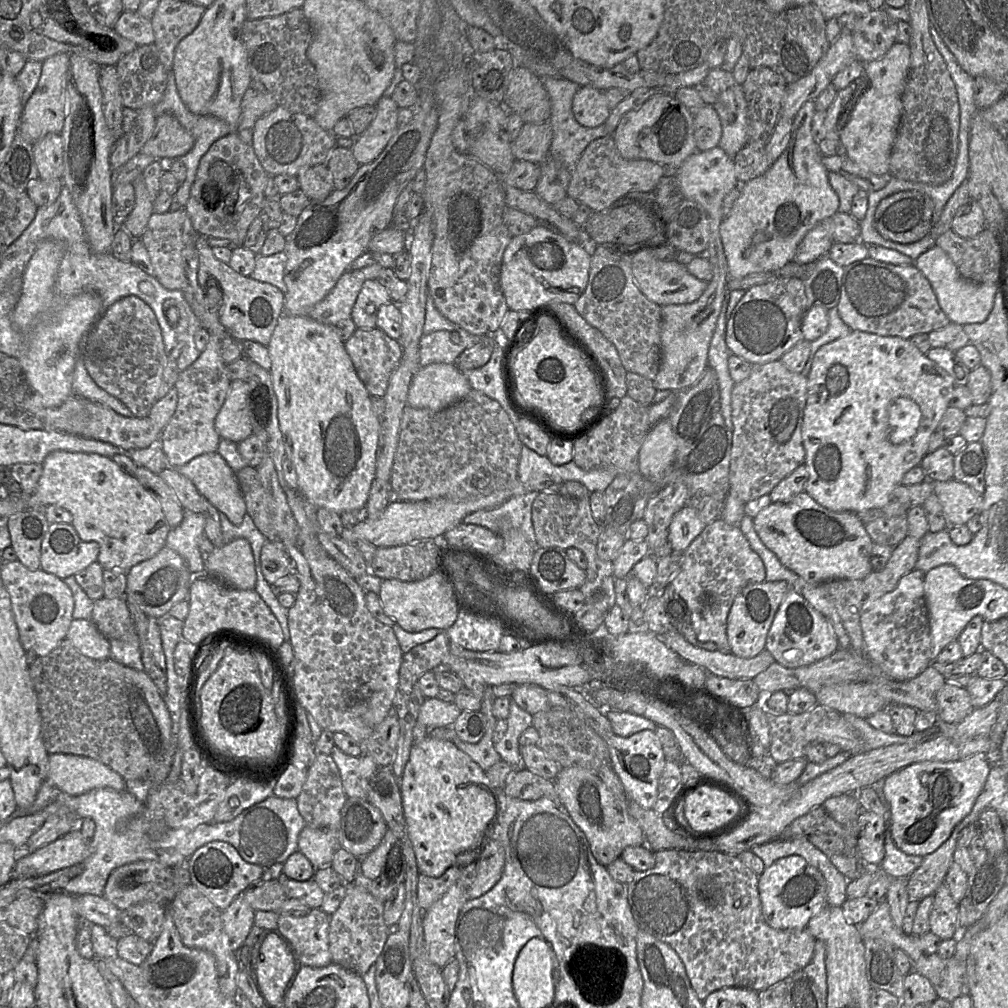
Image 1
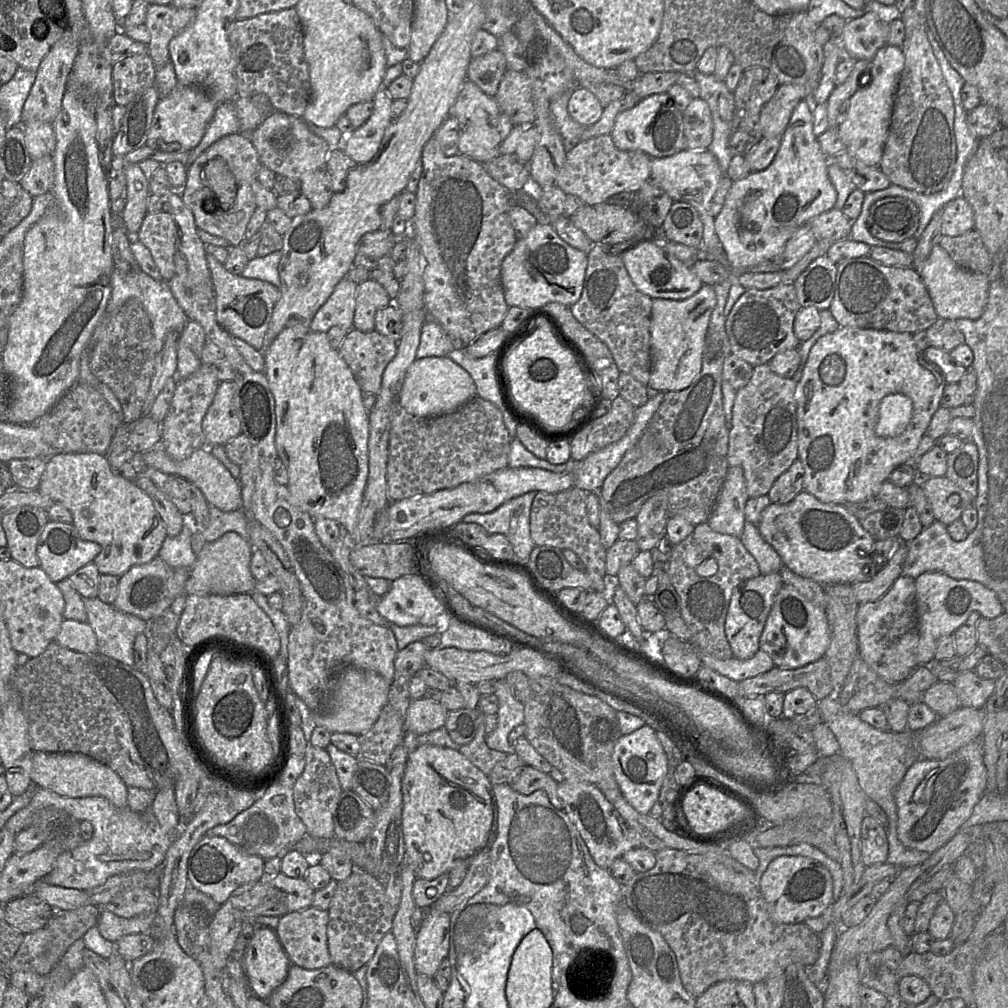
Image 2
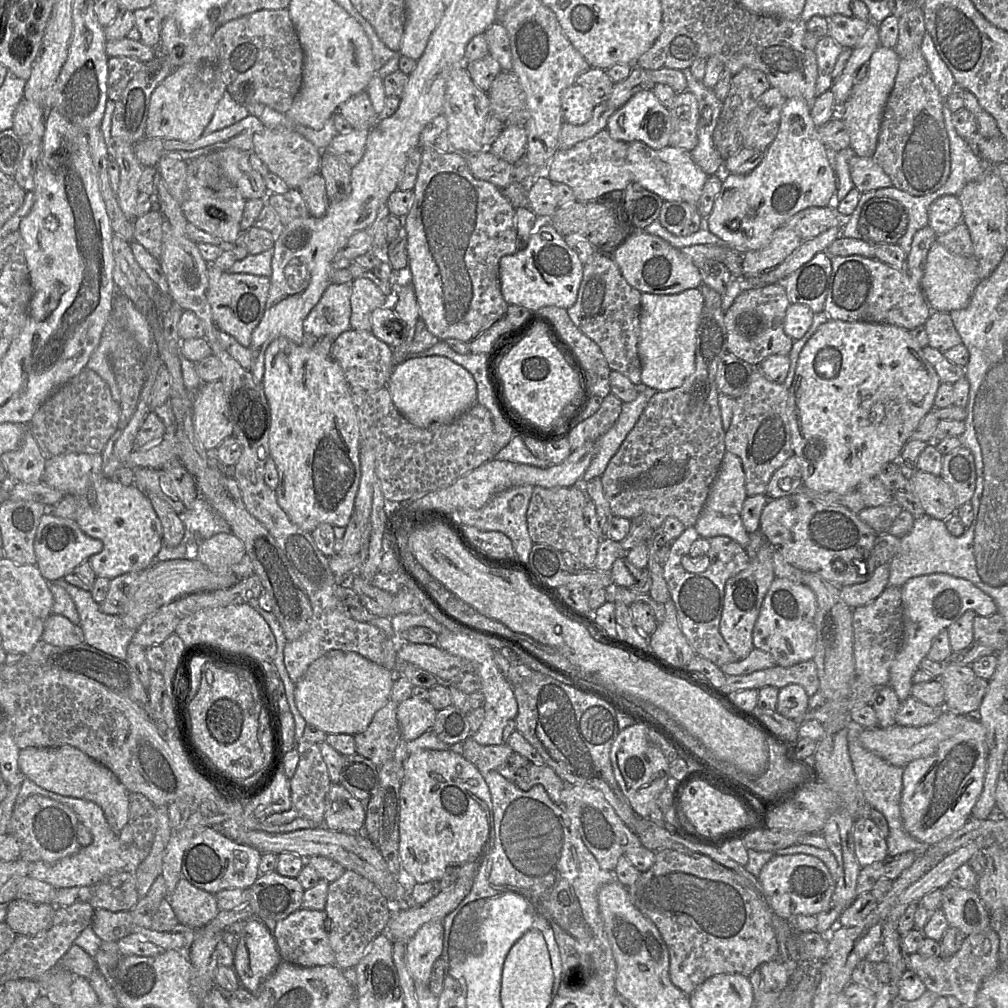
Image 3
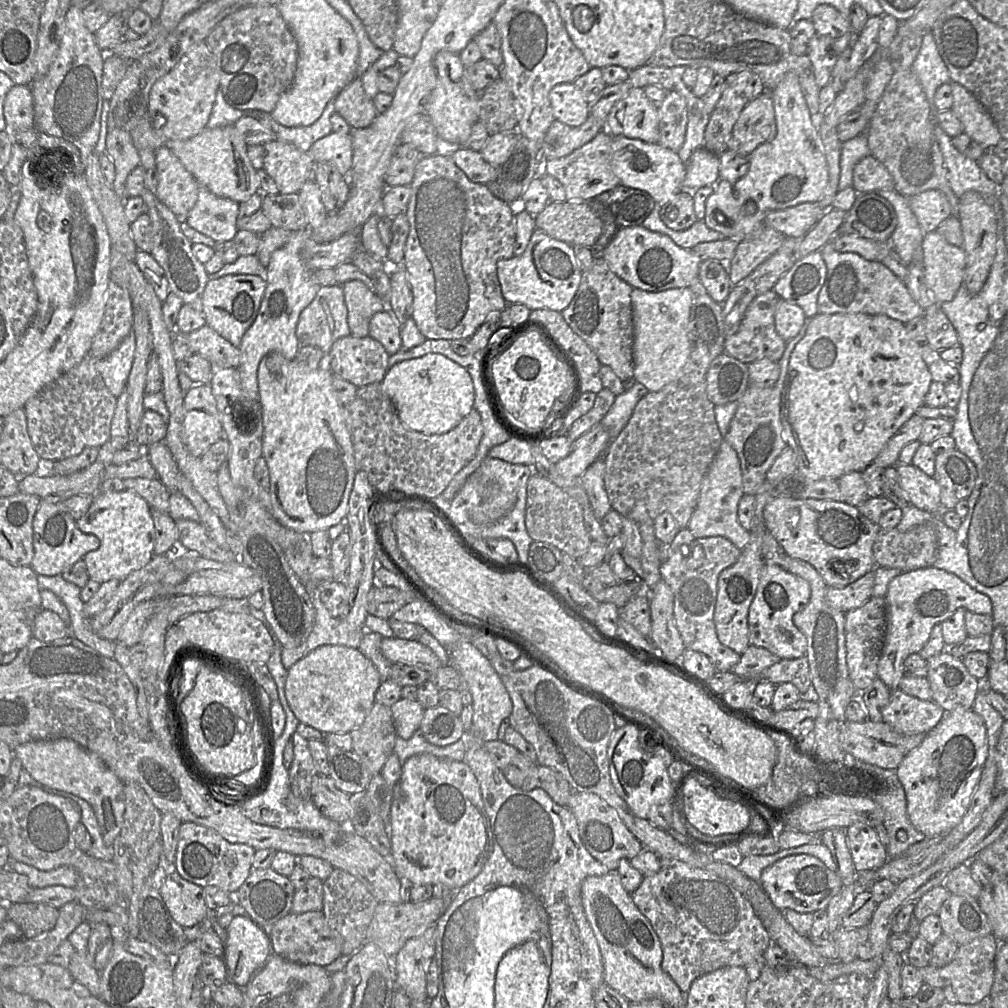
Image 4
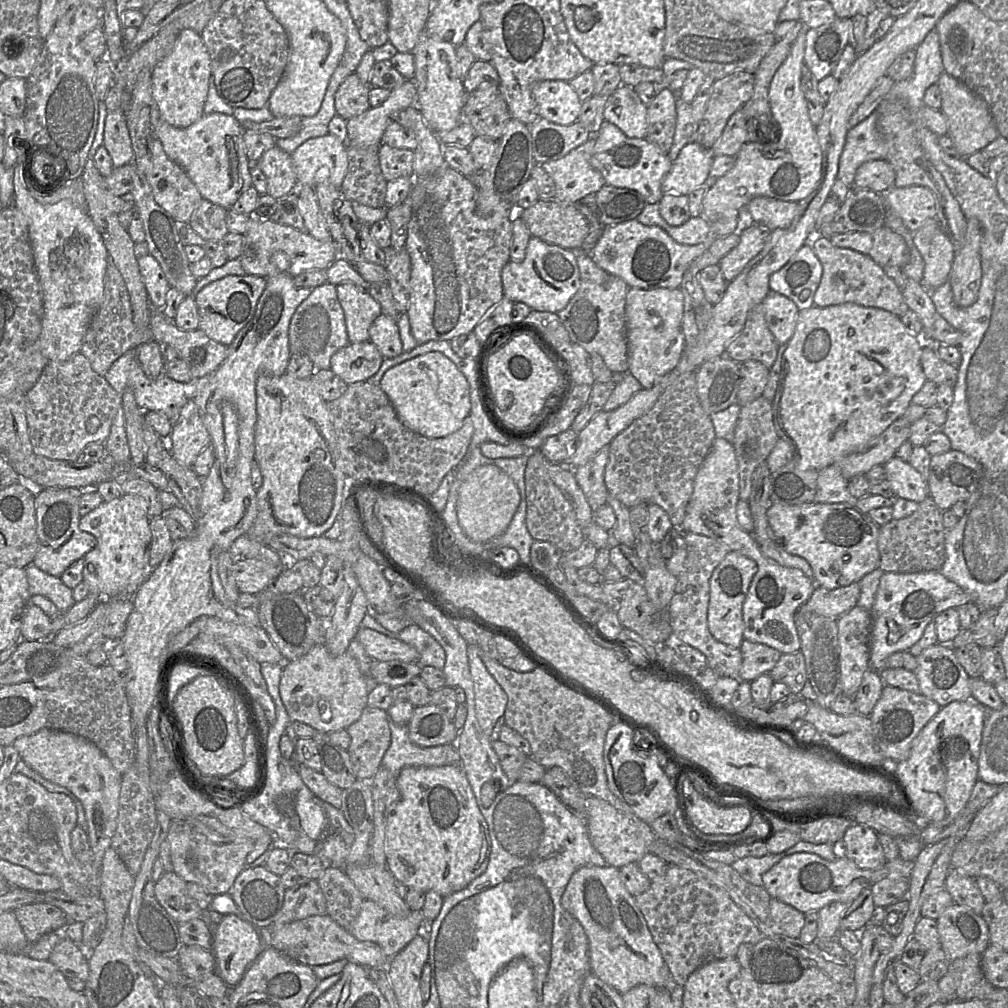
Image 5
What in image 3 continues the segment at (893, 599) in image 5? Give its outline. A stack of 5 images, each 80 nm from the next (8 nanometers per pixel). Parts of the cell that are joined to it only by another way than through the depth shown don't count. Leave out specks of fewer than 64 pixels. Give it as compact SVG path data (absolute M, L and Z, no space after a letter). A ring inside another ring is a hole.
M932 573L913 577L901 587L903 604L903 639L891 667L889 686L900 701L911 696L912 678L922 659L926 658L933 639L942 630L946 630L966 611L973 610L980 616L996 613L994 600L970 581L944 573Z

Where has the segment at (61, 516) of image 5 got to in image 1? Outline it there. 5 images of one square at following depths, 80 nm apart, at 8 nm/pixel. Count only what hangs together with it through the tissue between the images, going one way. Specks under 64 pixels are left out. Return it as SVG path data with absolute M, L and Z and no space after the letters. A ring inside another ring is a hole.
M51 523L41 544L40 568L63 580L97 561L99 552L99 543L82 541L72 524Z

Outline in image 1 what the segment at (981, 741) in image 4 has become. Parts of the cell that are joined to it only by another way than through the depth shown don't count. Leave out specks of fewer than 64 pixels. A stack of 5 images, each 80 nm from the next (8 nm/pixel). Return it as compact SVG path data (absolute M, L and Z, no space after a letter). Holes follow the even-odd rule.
M977 753L956 761L922 761L884 779L883 793L890 811L890 831L896 846L906 854L924 857L934 852L969 814L987 780L988 755Z

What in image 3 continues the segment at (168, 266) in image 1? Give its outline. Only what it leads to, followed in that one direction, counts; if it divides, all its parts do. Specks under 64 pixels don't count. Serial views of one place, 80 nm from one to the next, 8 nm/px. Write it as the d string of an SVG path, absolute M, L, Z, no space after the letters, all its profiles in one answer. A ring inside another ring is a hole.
M151 211L133 221L134 240L157 260L161 255L164 220L160 212Z

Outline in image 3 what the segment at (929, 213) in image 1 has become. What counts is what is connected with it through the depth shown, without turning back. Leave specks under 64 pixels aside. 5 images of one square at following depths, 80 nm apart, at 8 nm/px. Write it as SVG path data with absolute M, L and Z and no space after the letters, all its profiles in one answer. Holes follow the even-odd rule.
M883 197L872 198L862 207L858 230L874 244L897 244L906 233L909 217L898 201Z

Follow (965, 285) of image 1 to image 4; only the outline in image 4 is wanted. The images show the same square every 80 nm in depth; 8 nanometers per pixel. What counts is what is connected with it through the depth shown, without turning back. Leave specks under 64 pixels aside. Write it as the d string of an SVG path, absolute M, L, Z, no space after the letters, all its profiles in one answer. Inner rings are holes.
M936 231L922 240L926 287L935 303L951 301L963 286L966 255Z

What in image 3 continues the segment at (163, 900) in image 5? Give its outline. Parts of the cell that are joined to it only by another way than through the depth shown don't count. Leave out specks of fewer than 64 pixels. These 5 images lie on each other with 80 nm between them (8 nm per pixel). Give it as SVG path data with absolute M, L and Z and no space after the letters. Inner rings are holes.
M180 878L167 900L178 922L192 929L208 924L219 913L215 896Z

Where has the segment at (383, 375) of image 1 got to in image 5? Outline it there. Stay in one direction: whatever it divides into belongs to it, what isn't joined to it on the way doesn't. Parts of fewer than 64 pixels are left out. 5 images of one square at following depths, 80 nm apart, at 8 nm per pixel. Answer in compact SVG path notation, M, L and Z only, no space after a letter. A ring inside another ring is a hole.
M370 340L349 343L332 355L330 369L347 384L364 382L377 373L383 360Z

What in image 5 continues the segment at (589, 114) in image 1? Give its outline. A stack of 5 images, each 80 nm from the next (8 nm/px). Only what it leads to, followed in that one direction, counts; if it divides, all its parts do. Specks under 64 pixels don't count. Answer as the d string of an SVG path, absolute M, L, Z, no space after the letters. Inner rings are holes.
M568 81L535 82L532 94L537 114L541 118L560 125L570 125L577 121L583 102Z

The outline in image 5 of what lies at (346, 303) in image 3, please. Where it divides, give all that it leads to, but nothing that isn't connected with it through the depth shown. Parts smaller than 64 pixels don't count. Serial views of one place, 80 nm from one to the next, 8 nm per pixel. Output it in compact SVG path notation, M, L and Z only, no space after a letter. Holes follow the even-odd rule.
M325 283L313 288L310 295L296 308L289 324L288 339L291 355L307 356L312 361L315 371L330 369L332 355L350 343L336 286Z

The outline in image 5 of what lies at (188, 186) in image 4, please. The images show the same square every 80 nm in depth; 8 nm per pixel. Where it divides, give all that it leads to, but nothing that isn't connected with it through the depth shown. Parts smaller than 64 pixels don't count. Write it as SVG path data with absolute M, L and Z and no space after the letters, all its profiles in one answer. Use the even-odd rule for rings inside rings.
M154 136L149 141L149 149L152 167L146 180L155 202L175 221L188 223L203 200L200 192L185 171L168 157L162 143Z

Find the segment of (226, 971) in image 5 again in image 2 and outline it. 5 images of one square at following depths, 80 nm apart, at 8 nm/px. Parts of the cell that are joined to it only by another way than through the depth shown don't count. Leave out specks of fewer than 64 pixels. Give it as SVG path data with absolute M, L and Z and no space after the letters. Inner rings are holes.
M257 927L242 961L250 992L267 1001L273 991L286 980L291 965L276 930Z

